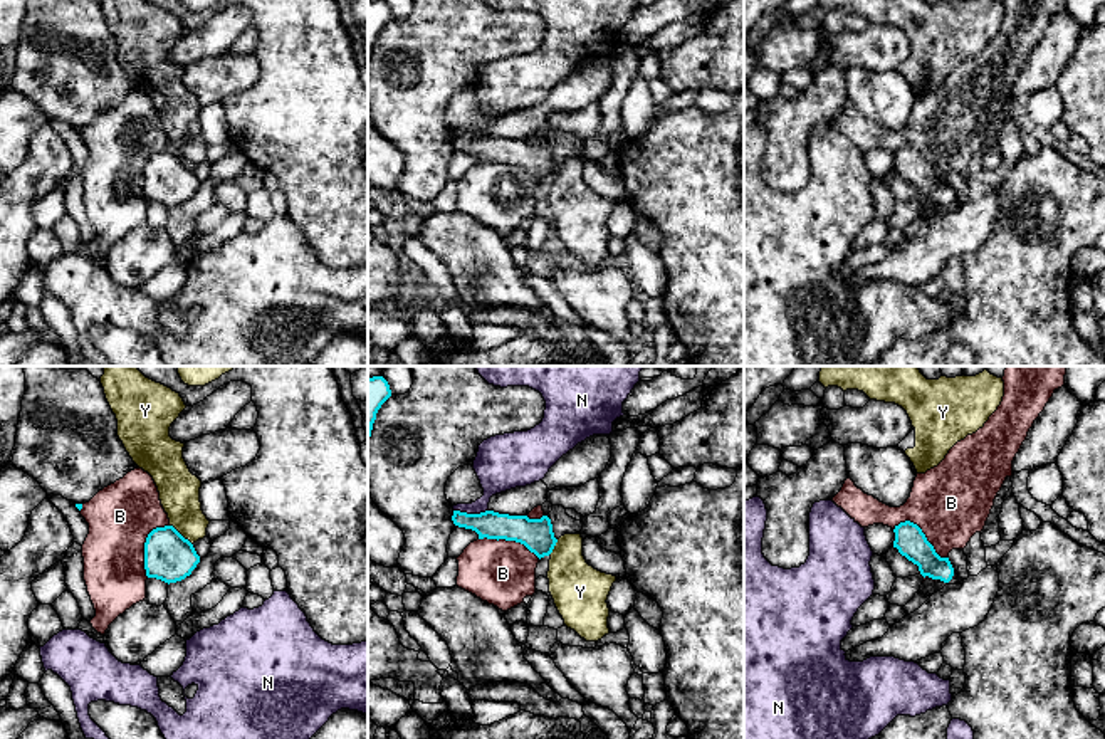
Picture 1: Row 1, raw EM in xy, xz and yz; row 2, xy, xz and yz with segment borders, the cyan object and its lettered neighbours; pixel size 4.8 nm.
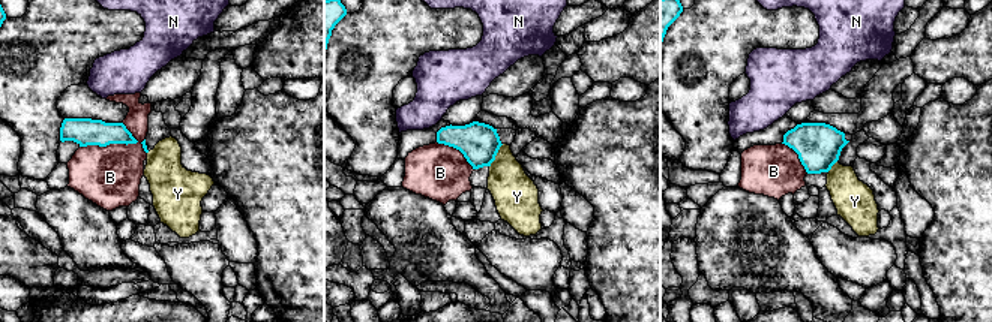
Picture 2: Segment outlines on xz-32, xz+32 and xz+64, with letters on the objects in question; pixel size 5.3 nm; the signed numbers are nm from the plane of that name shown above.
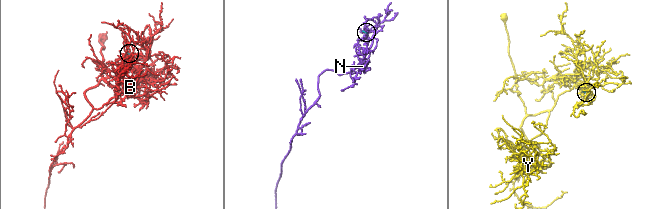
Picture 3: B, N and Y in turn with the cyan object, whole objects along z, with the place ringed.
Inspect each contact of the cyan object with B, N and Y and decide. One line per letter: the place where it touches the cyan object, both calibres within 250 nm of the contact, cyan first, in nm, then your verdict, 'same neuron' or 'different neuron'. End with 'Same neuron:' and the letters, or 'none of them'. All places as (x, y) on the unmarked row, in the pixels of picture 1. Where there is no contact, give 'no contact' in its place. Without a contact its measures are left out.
B: meets cyan in yz at (922, 157); 150 nm thick on the cyan side, 380 nm on the other; different neuron
N: meets cyan in xz at (471, 138); 130 nm thick on the cyan side, 200 nm on the other; different neuron
Y: meets cyan in xy at (180, 158); 240 nm thick on the cyan side, 190 nm on the other; different neuron
Same neuron: none of them

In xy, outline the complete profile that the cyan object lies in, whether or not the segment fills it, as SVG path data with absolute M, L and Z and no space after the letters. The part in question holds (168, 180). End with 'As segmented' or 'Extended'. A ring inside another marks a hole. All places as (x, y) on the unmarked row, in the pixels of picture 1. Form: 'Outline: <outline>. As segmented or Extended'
Outline: M173 149L153 153L144 166L144 193L148 202L176 207L191 198L200 186L193 168Z. As segmented

